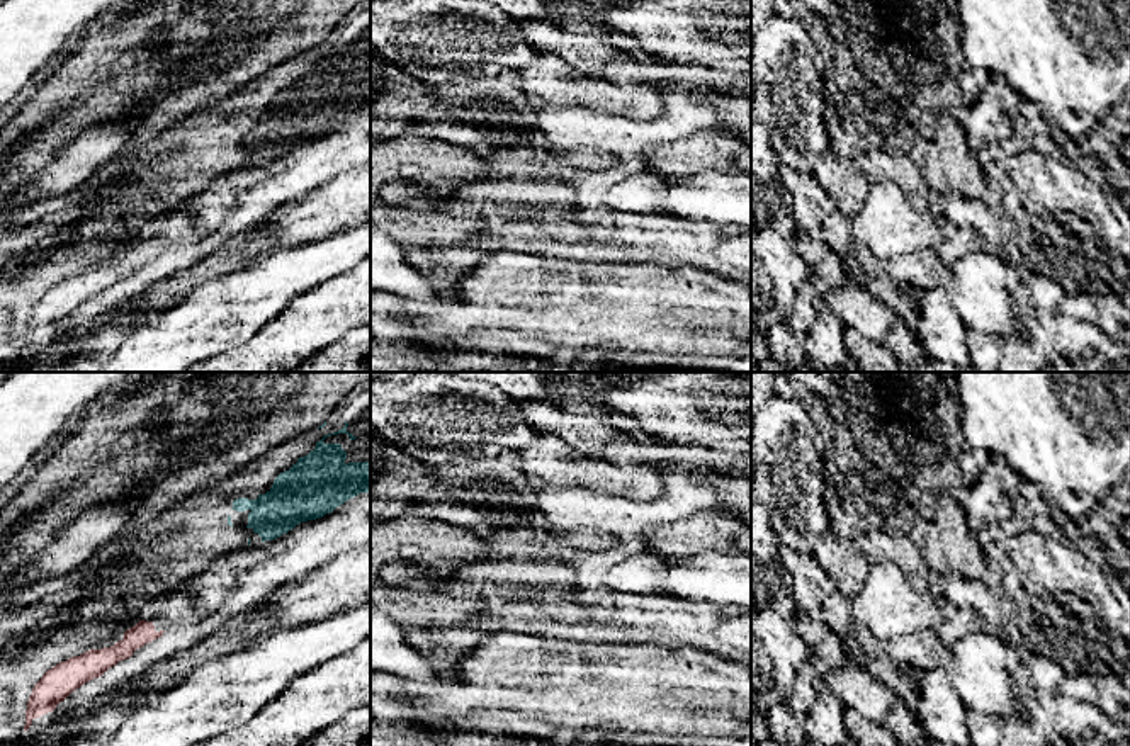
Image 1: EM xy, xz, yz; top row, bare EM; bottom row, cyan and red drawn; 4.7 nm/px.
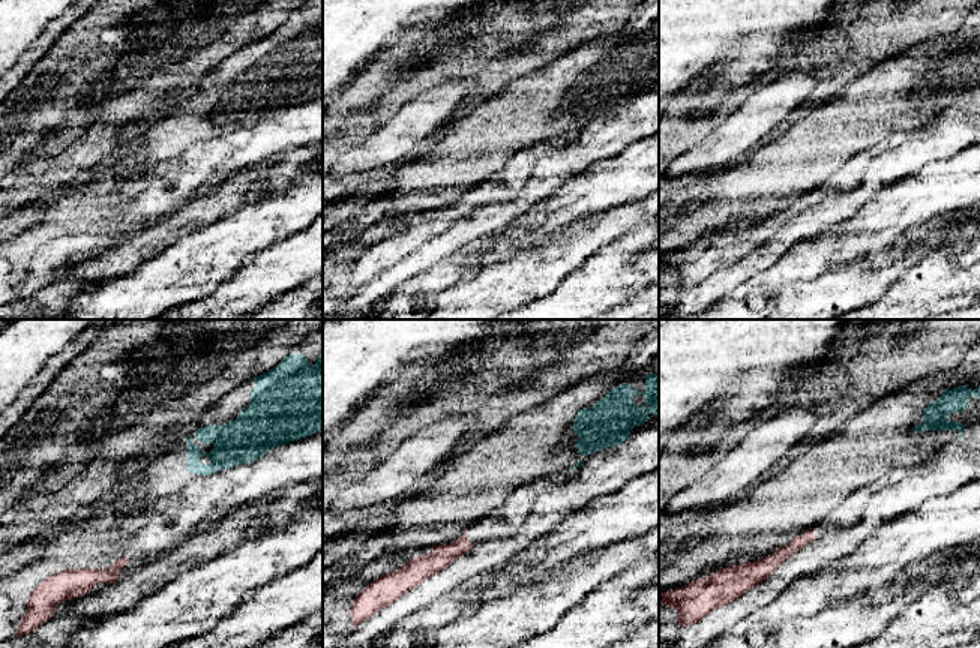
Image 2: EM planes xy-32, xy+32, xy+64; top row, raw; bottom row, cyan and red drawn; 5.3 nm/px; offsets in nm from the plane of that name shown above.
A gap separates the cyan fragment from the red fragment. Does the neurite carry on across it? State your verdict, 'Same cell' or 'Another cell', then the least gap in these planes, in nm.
Same cell. Distance 550 nm

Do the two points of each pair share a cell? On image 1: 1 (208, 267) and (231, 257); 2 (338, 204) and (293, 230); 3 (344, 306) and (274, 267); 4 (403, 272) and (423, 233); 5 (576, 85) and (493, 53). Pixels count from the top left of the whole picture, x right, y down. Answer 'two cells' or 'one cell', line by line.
1: one cell
2: one cell
3: two cells
4: two cells
5: two cells

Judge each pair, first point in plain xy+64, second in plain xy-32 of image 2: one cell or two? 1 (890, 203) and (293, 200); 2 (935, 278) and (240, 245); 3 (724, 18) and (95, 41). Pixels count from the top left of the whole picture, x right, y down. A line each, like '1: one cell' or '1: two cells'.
1: two cells
2: two cells
3: two cells

